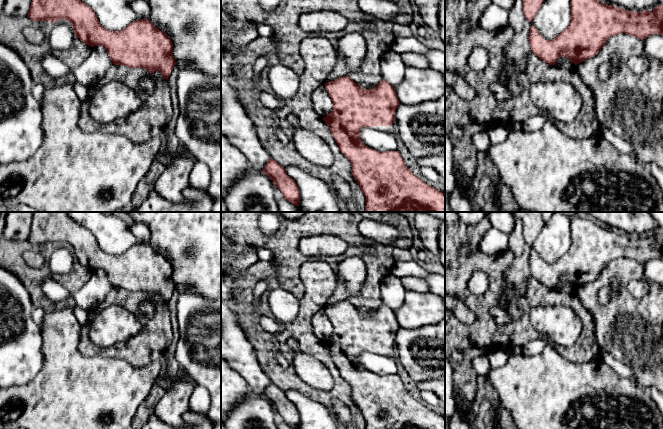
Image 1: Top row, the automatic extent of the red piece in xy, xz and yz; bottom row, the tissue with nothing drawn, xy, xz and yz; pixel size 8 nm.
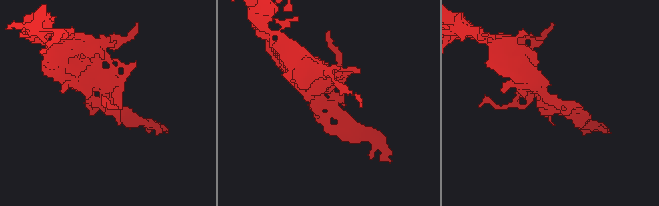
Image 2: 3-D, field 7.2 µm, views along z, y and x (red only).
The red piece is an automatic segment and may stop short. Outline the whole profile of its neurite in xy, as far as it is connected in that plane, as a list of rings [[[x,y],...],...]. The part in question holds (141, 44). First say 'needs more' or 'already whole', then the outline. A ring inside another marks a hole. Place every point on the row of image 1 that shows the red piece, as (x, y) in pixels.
already whole; [[[32,0],[27,16],[34,22],[47,20],[54,23],[60,19],[71,22],[75,35],[83,43],[91,47],[105,47],[115,65],[143,68],[150,74],[159,71],[167,80],[176,65],[171,39],[146,18],[130,23],[123,30],[110,31],[100,24],[93,9],[81,0]]]

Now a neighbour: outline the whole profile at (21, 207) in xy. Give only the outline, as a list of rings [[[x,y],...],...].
[[[19,204],[13,207],[0,206],[0,212],[39,212],[27,205]]]

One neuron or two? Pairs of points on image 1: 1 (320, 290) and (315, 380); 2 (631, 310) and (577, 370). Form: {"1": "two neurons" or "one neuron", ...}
{"1": "two neurons", "2": "two neurons"}

